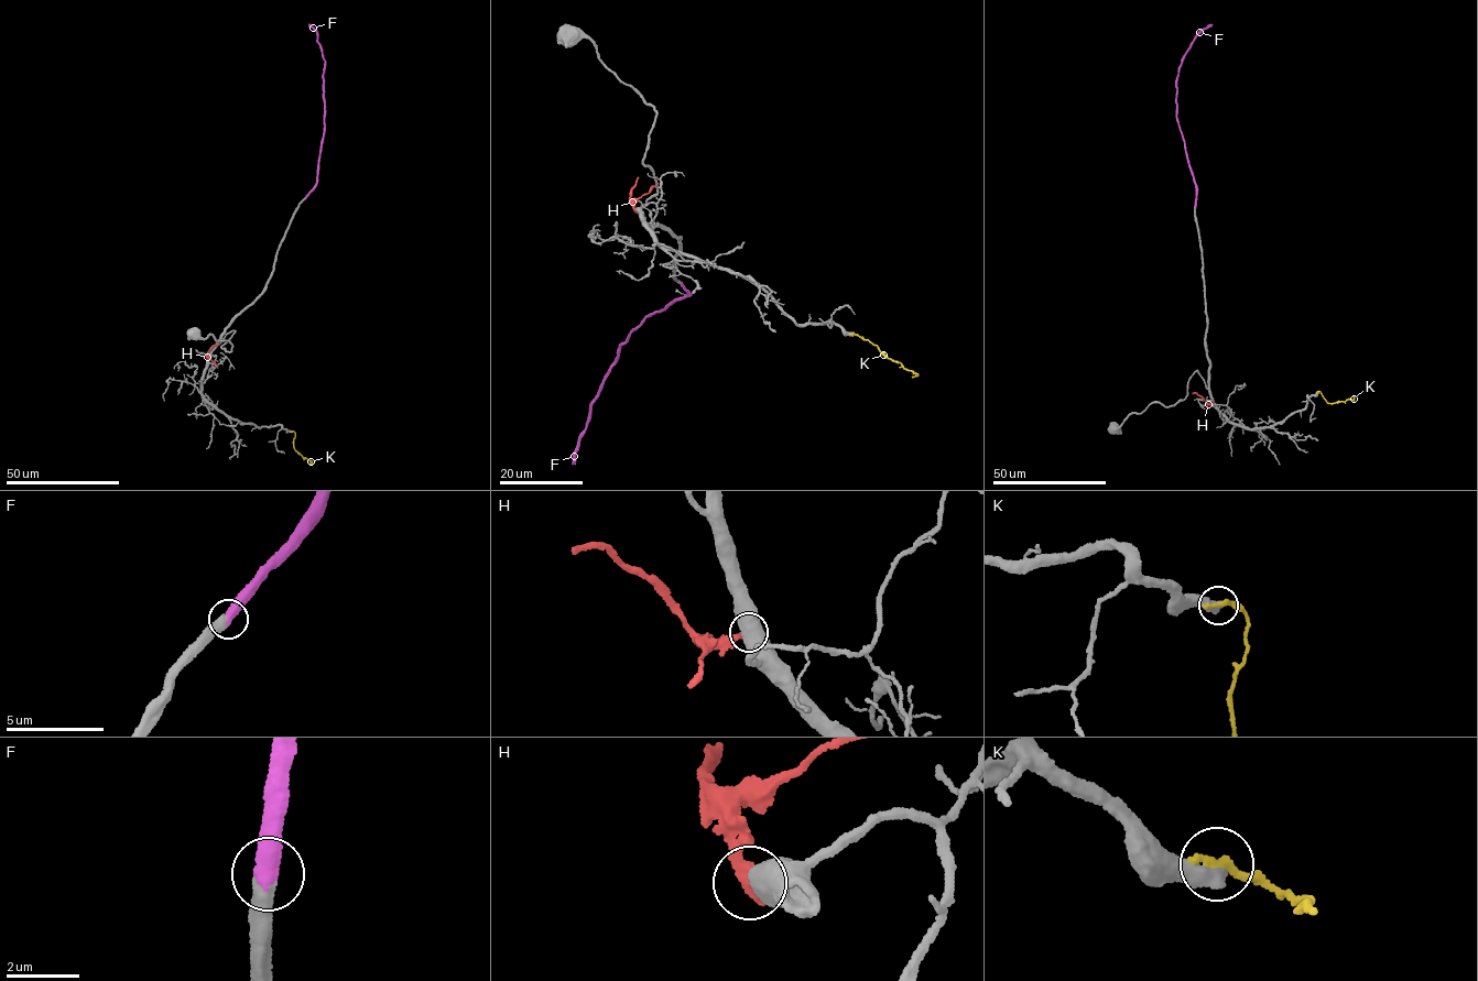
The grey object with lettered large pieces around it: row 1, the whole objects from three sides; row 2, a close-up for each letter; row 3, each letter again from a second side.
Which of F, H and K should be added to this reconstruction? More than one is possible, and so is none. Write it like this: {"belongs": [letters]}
{"belongs": ["F"]}

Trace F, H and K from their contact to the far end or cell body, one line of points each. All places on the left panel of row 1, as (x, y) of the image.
F: (305, 198), (316, 181), (325, 117), (324, 60), (317, 33), (310, 25)
H: (207, 358), (208, 351), (218, 344)
K: (292, 432), (295, 433), (295, 450), (311, 464), (310, 460)

